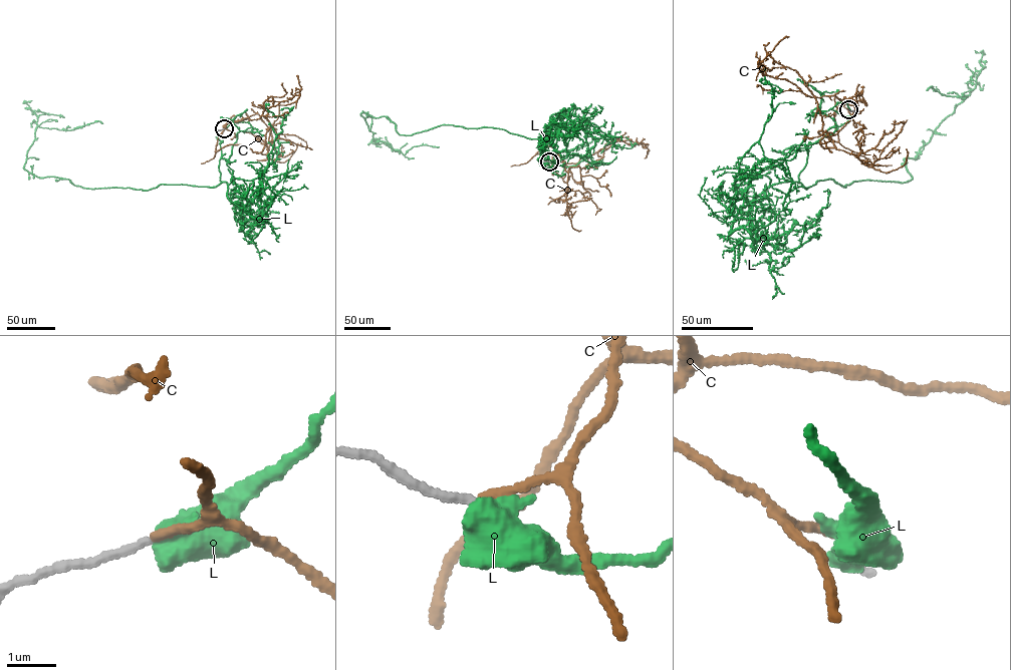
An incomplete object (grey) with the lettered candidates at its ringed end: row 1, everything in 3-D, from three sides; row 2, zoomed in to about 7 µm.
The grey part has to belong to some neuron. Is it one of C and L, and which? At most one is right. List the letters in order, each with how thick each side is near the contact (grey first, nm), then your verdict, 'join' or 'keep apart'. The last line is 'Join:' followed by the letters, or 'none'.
C: 160/160 nm | join
L: 160/700 nm | keep apart
Join: C

